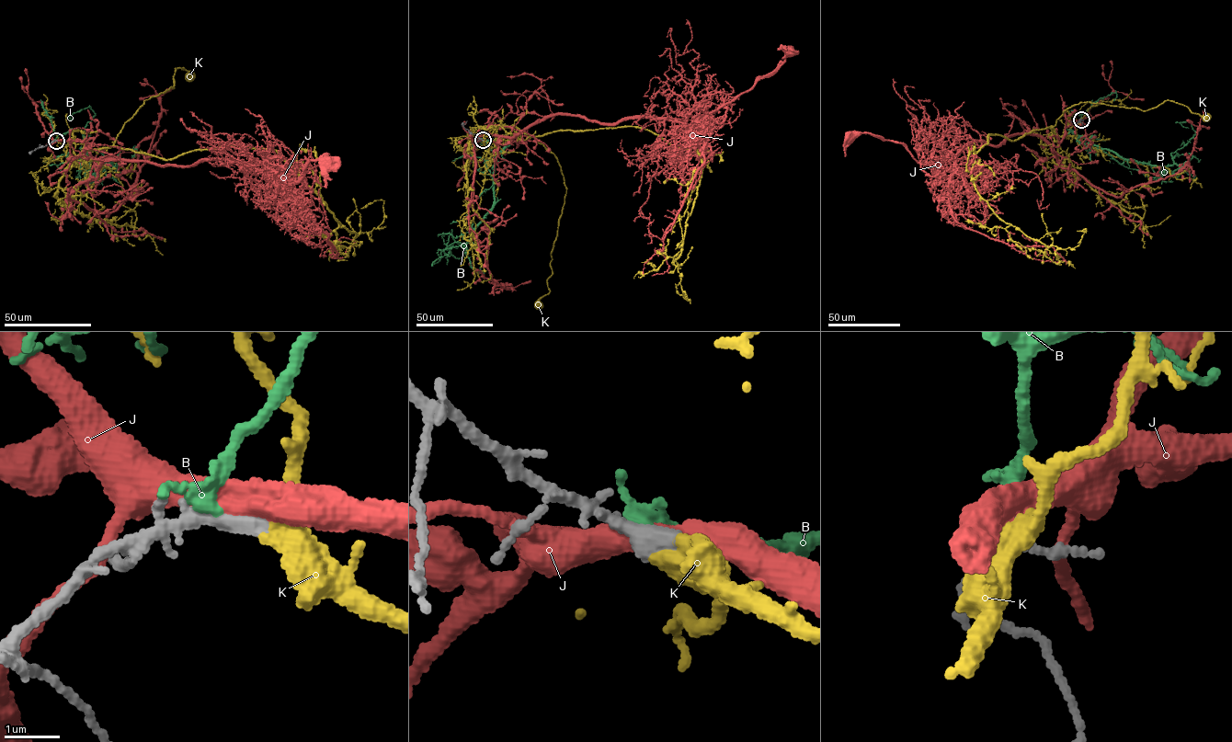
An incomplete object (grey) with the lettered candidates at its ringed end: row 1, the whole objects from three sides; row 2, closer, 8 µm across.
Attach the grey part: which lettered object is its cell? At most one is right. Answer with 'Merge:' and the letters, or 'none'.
Merge: K

